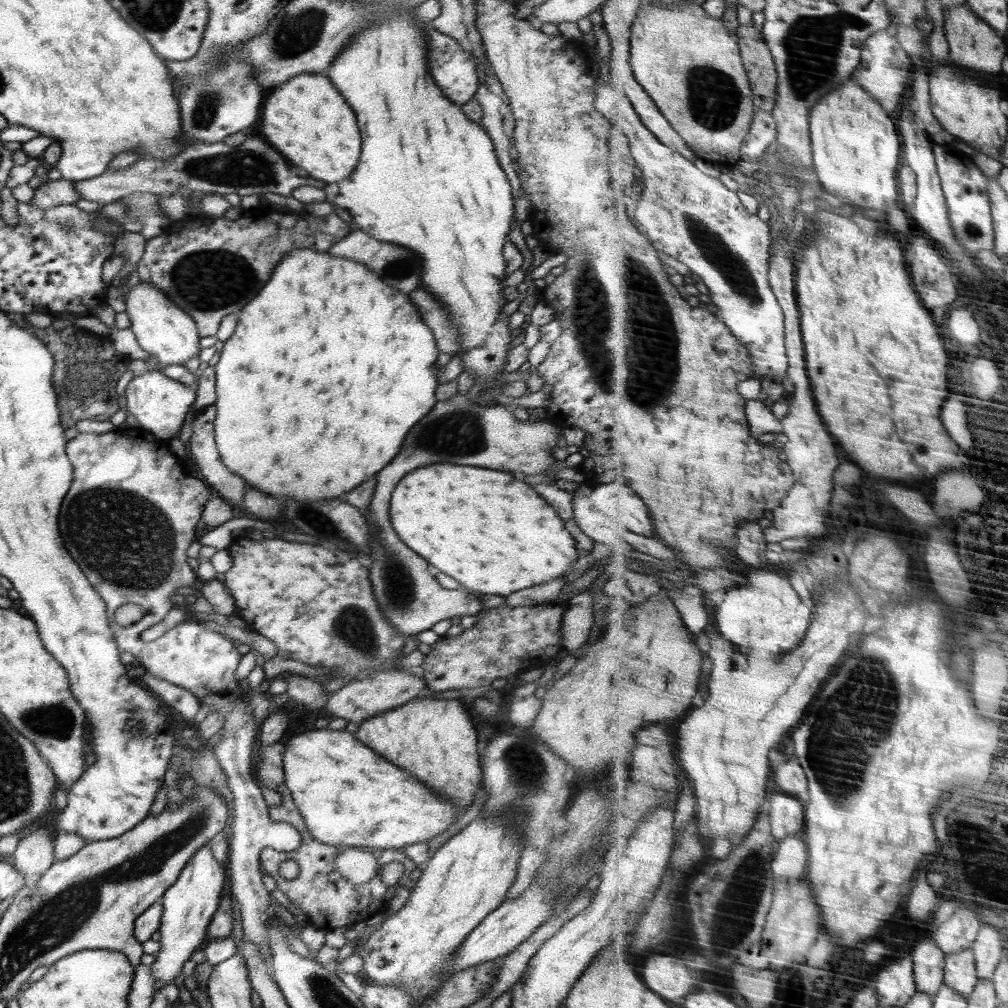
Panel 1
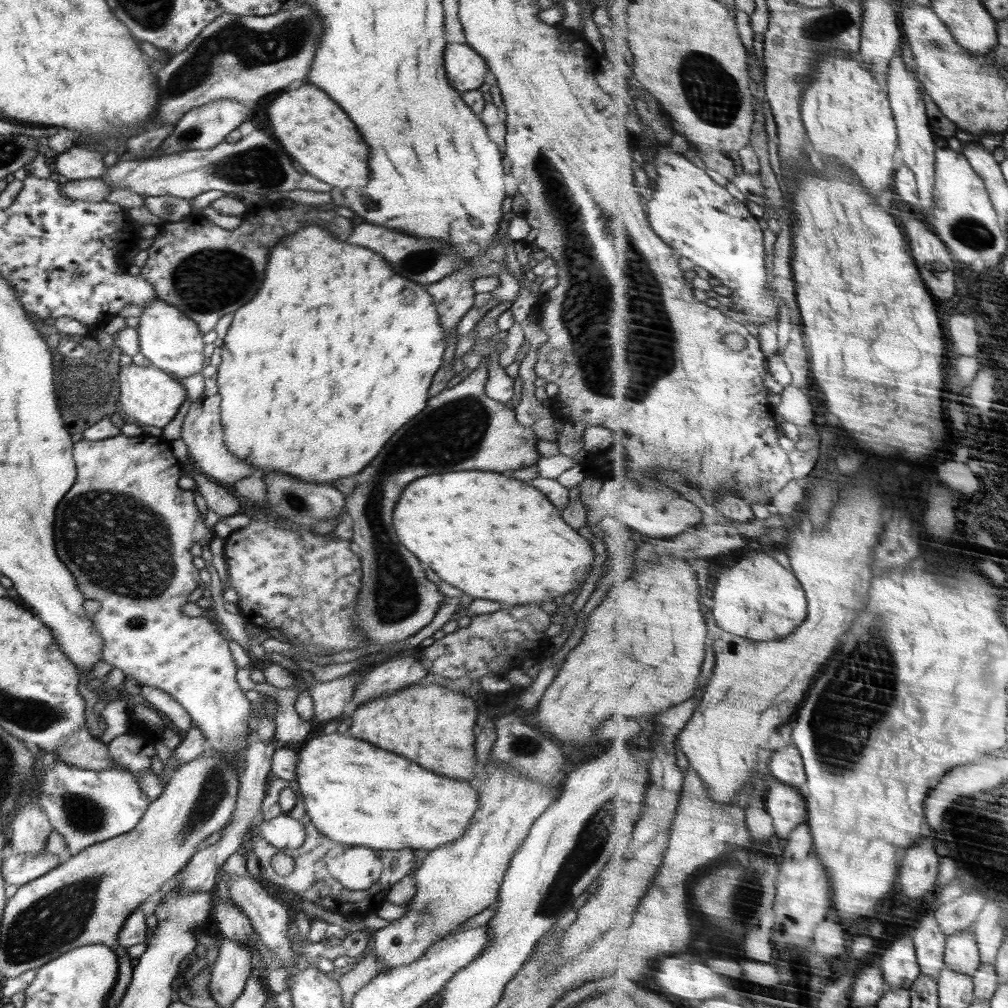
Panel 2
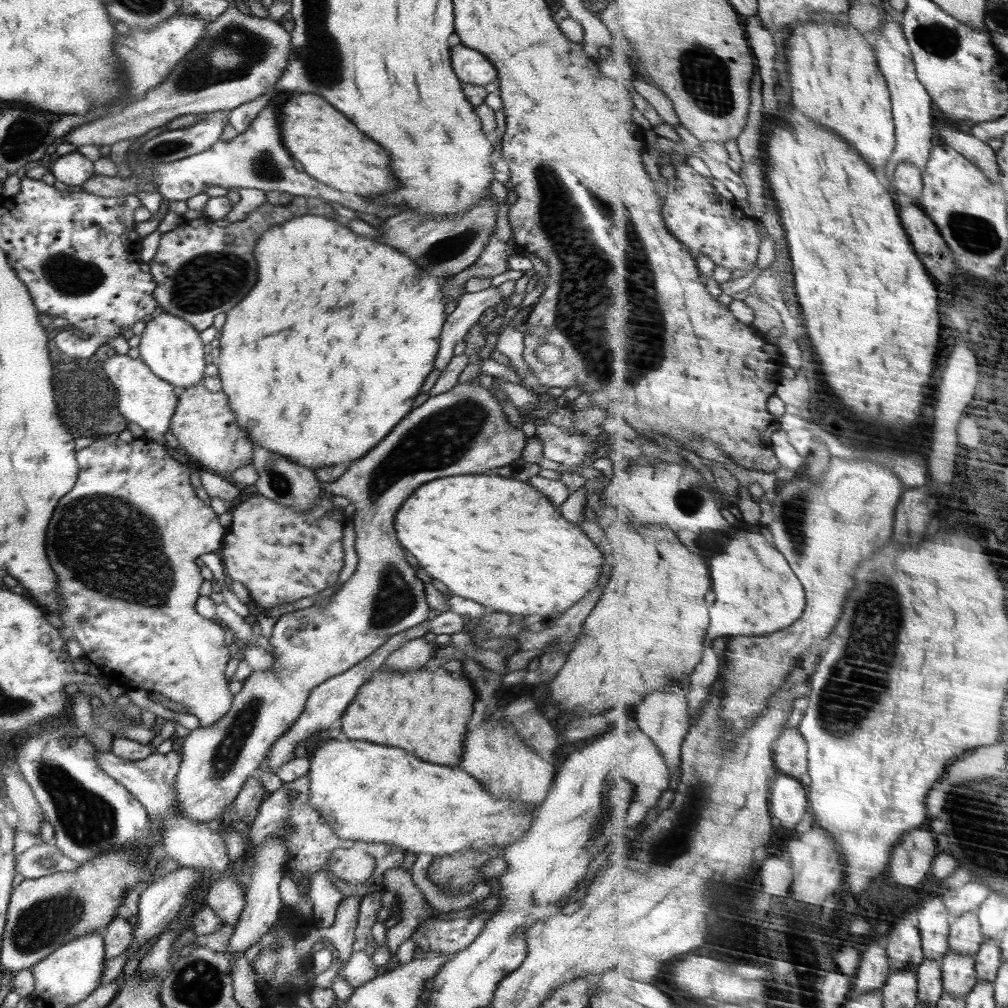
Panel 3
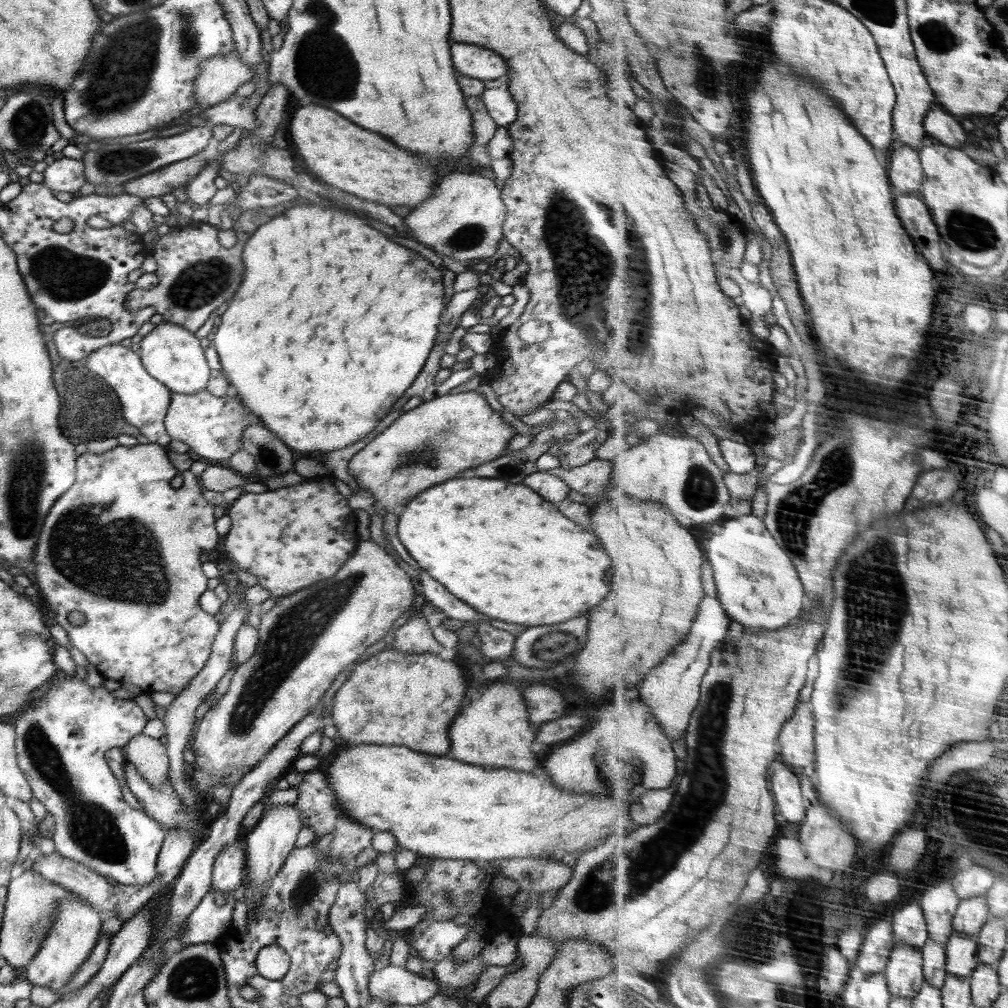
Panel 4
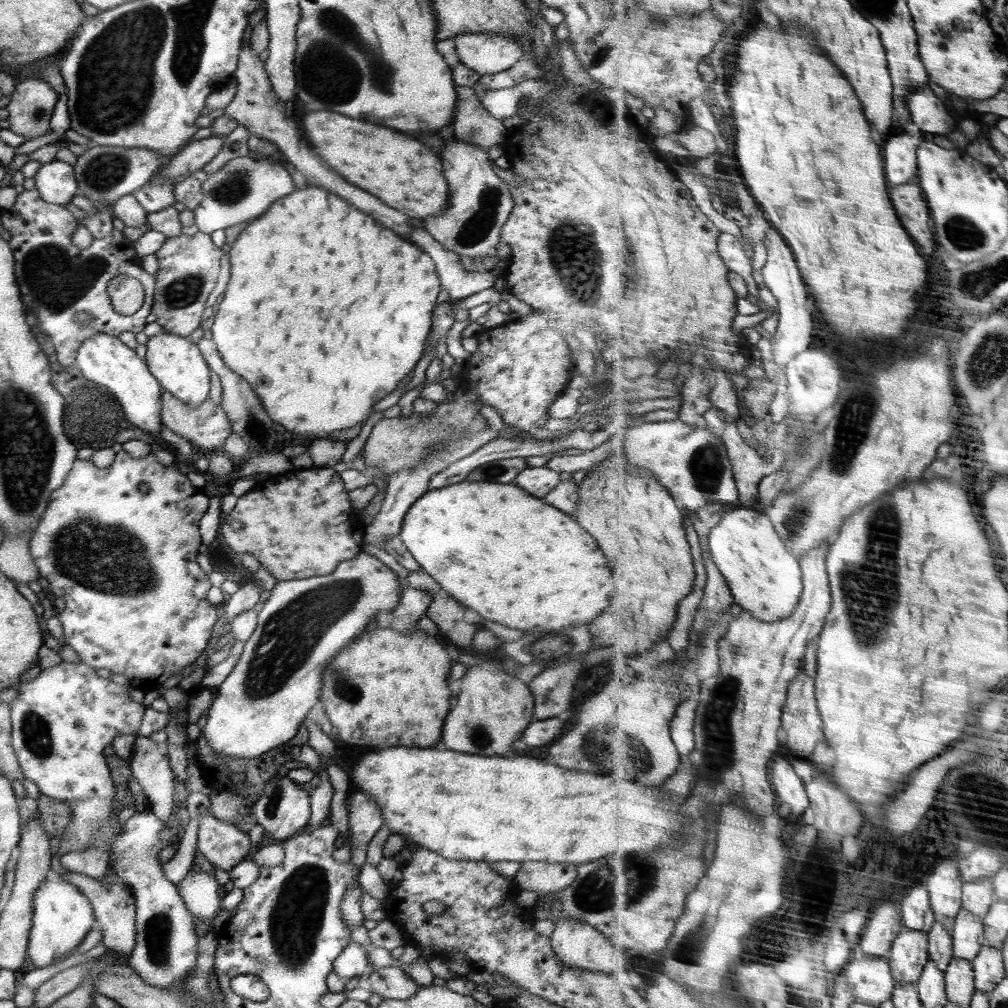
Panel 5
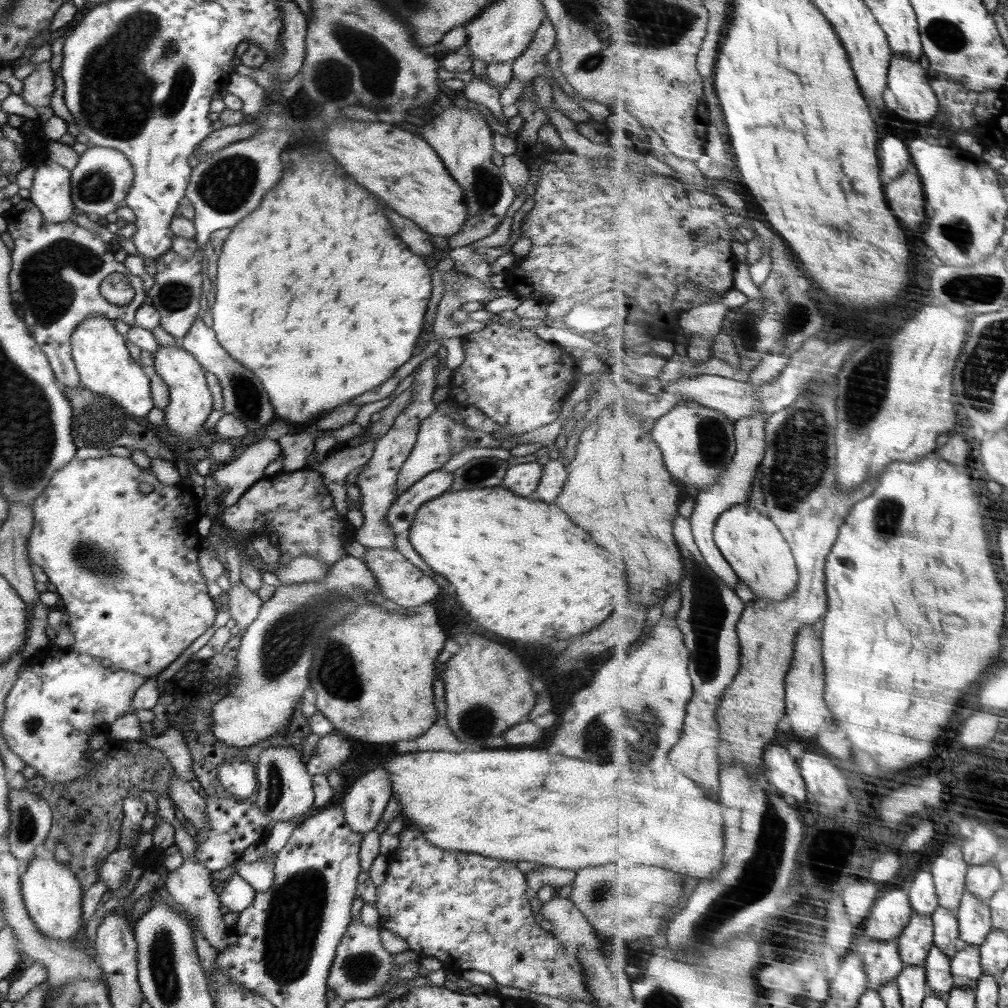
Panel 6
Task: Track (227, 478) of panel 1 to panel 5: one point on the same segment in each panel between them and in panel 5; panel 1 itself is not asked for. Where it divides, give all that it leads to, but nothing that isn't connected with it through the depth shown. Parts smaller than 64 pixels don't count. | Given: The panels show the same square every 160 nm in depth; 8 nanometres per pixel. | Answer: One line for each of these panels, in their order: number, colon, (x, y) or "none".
2: (202, 432)
3: (205, 426)
4: (212, 427)
5: (207, 426)

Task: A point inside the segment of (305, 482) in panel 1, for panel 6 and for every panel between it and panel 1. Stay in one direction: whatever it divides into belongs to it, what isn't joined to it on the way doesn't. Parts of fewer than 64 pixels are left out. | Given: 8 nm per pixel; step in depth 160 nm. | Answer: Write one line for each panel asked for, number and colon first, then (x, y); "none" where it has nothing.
2: (304, 393)
3: (310, 360)
4: (328, 308)
5: (357, 300)
6: (342, 315)

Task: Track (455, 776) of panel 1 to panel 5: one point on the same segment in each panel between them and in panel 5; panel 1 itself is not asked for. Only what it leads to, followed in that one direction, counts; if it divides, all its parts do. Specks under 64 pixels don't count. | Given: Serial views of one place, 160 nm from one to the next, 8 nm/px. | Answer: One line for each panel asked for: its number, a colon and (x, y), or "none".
2: (431, 725)
3: (427, 713)
4: (395, 698)
5: (386, 688)

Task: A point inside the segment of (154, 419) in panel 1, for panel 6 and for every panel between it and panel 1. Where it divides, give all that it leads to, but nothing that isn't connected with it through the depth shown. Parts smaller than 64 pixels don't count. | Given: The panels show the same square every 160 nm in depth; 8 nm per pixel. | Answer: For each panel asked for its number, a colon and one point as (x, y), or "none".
2: (149, 395)
3: (143, 398)
4: (144, 401)
5: (105, 360)
6: (99, 352)

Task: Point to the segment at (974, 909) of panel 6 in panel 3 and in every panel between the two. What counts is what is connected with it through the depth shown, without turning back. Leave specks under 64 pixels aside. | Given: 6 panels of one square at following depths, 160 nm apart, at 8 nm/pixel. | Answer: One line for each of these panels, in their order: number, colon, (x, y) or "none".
3: (960, 970)
4: (963, 954)
5: (970, 936)

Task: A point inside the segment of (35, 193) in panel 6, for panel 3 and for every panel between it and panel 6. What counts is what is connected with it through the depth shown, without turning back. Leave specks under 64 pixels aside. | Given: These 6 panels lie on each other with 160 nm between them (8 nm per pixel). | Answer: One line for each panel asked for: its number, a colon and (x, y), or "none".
3: (74, 169)
4: (67, 175)
5: (55, 182)

